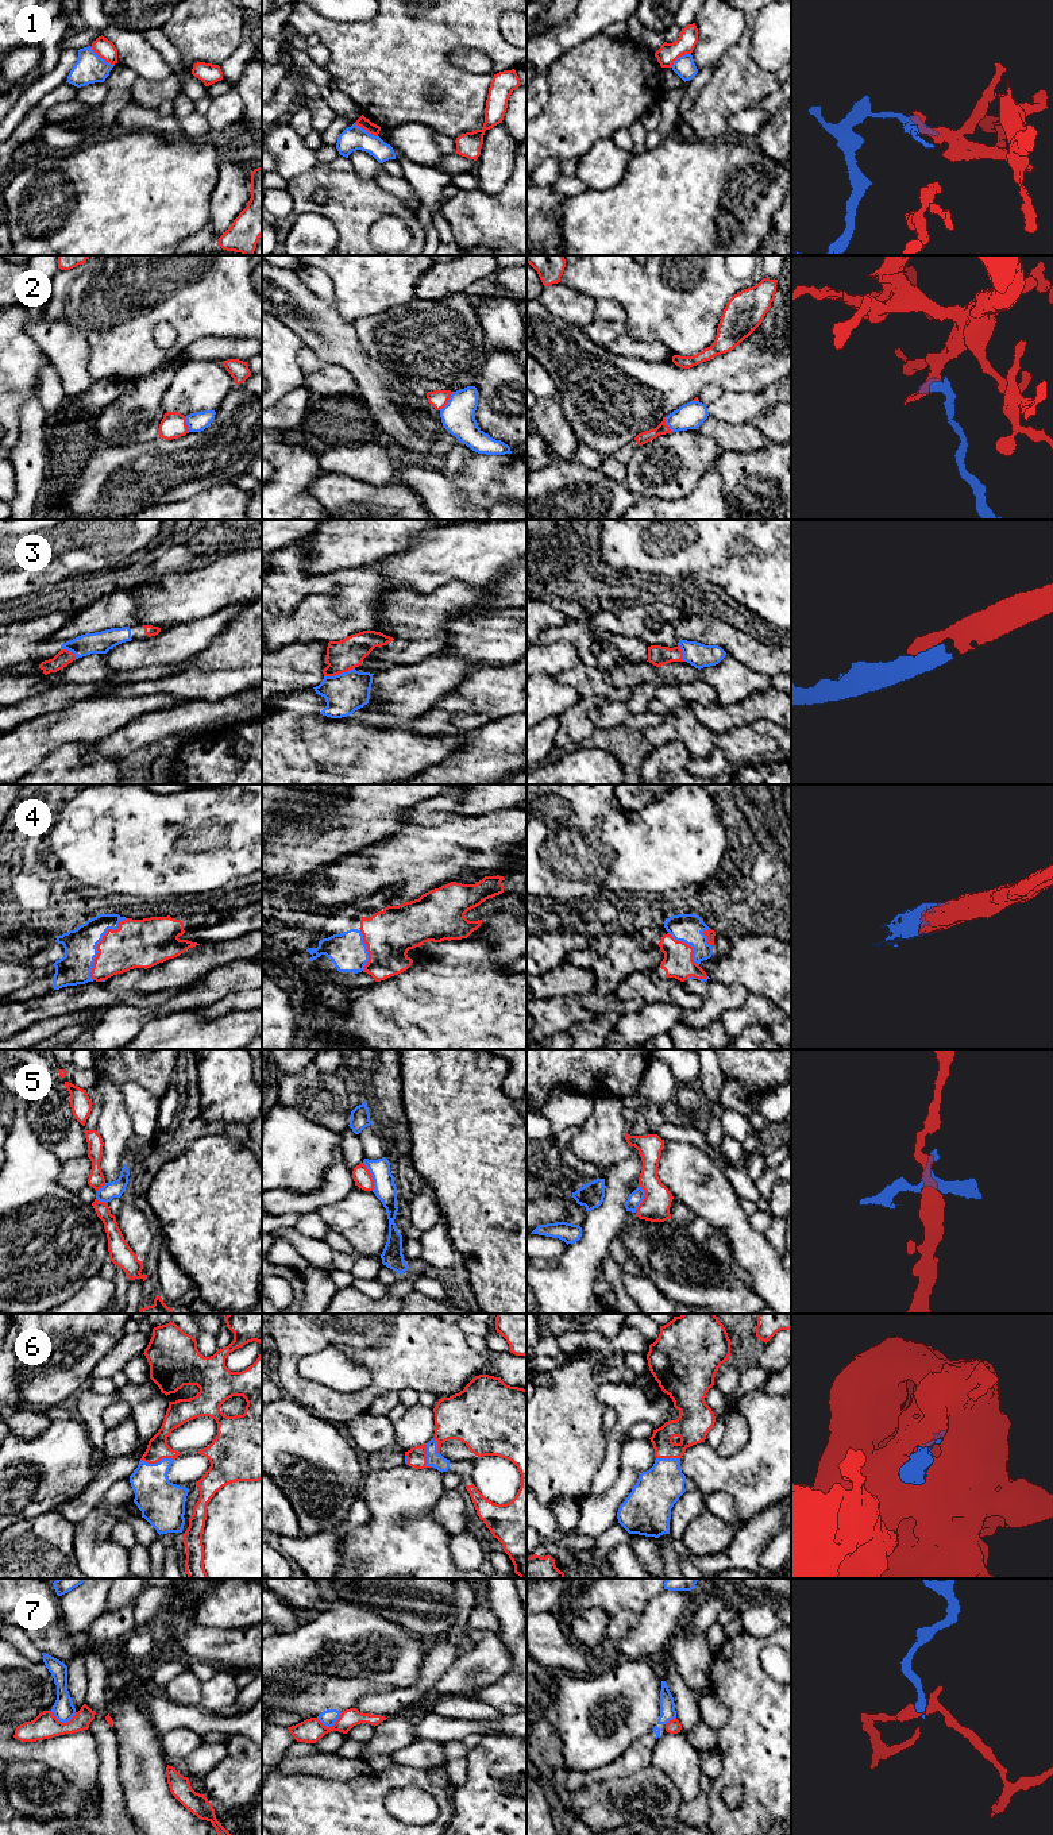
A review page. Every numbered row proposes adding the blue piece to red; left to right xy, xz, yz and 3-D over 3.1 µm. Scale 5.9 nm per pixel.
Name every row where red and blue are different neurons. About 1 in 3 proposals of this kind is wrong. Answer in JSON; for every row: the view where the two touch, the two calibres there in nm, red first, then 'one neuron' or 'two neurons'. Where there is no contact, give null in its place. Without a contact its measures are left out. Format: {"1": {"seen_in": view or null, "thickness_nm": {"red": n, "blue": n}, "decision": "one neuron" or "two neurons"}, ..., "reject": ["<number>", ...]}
{"1": {"seen_in": "xy", "thickness_nm": {"red": 110, "blue": 180}, "decision": "two neurons"}, "2": {"seen_in": "xz", "thickness_nm": {"red": 110, "blue": 200}, "decision": "two neurons"}, "3": {"seen_in": "xz", "thickness_nm": {"red": 190, "blue": 240}, "decision": "one neuron"}, "4": {"seen_in": "xy", "thickness_nm": {"red": 280, "blue": 190}, "decision": "one neuron"}, "5": {"seen_in": "xz", "thickness_nm": {"red": 110, "blue": 140}, "decision": "two neurons"}, "6": {"seen_in": "xy", "thickness_nm": {"red": 130, "blue": 260}, "decision": "one neuron"}, "7": {"seen_in": "xz", "thickness_nm": {"red": 140, "blue": 90}, "decision": "two neurons"}, "reject": ["1", "2", "5", "7"]}

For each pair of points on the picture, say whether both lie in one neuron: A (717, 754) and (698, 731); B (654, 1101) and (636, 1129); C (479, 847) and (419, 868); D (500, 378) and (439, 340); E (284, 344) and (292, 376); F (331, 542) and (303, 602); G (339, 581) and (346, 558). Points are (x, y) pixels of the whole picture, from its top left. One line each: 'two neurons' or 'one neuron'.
A: two neurons
B: one neuron
C: one neuron
D: two neurons
E: one neuron
F: two neurons
G: two neurons

